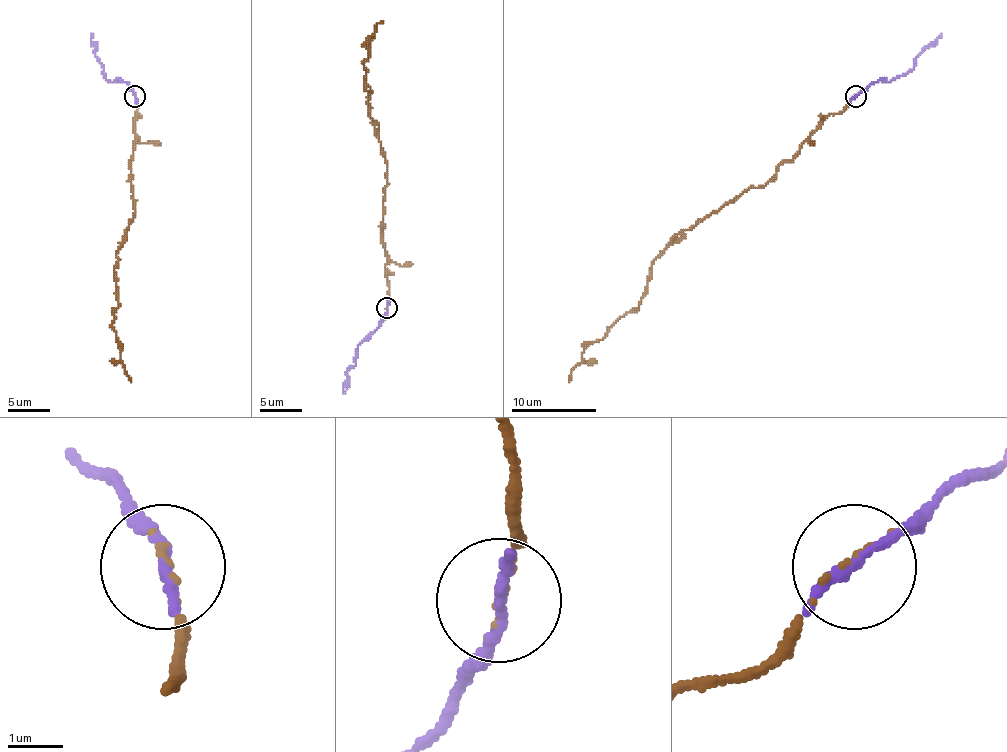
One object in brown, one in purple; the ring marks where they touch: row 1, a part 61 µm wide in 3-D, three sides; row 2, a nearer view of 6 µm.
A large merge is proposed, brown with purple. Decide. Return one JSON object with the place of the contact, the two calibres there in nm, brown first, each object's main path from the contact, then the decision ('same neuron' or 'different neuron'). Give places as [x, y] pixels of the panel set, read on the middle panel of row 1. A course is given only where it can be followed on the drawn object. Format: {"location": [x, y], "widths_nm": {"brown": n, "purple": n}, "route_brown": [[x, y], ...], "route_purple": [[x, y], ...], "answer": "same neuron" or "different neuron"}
{"location": [386, 308], "widths_nm": {"brown": 80, "purple": 240}, "route_brown": [[387, 308], [383, 243], [387, 163], [379, 125], [366, 103], [370, 93], [364, 65], [374, 27], [383, 21]], "route_purple": [[387, 308], [376, 327], [362, 342], [347, 372], [345, 393]], "answer": "different neuron"}

